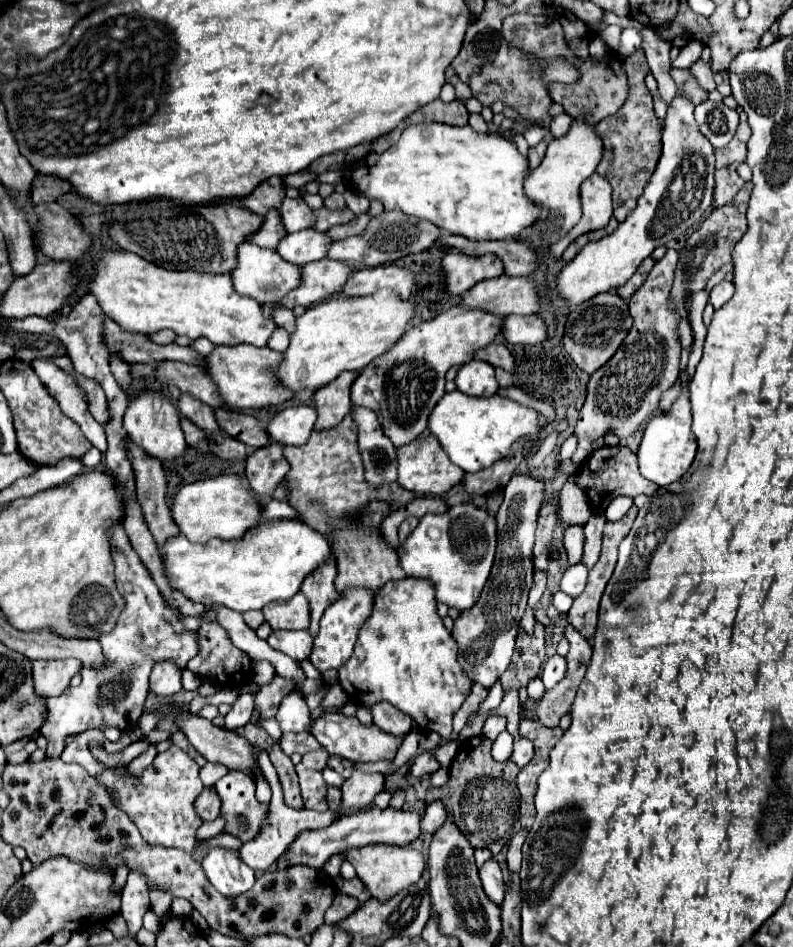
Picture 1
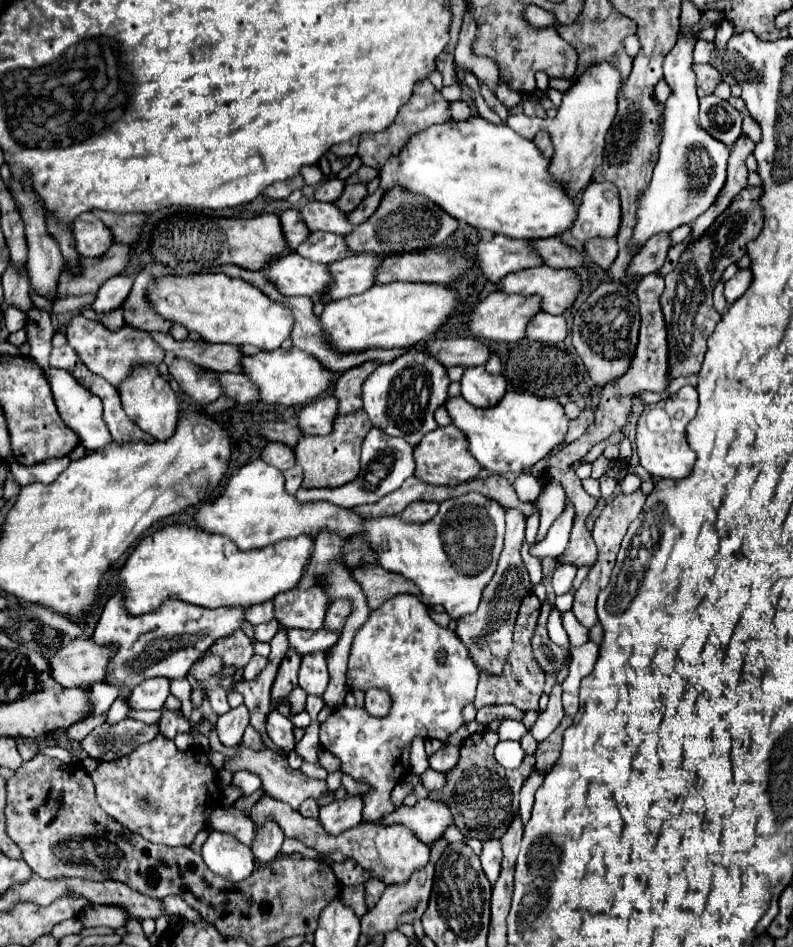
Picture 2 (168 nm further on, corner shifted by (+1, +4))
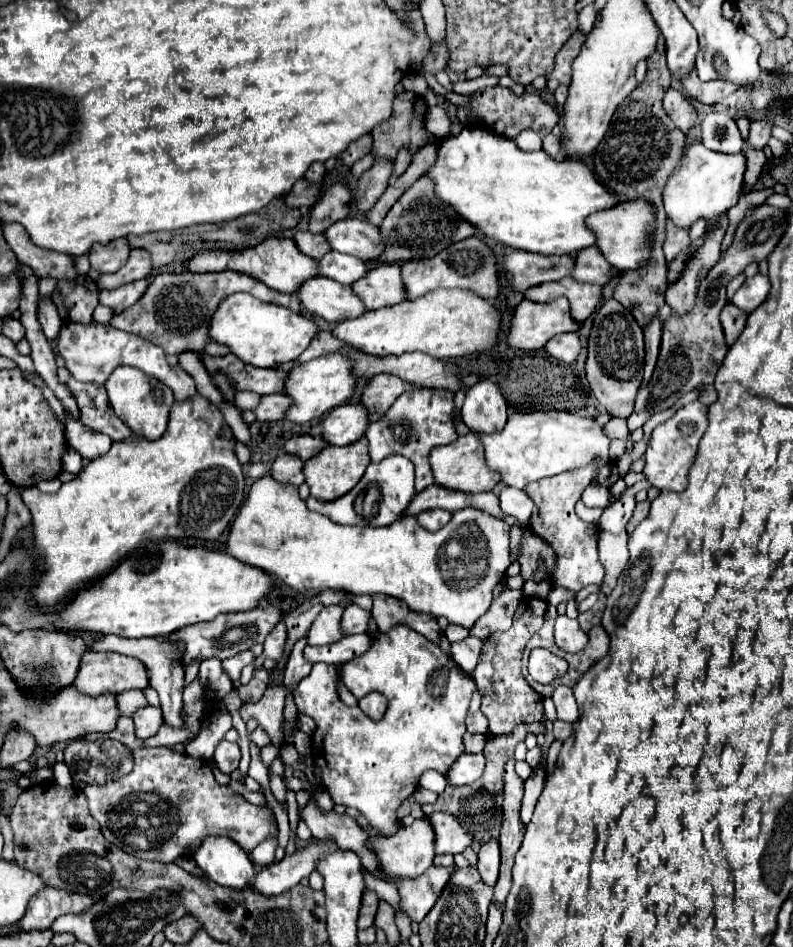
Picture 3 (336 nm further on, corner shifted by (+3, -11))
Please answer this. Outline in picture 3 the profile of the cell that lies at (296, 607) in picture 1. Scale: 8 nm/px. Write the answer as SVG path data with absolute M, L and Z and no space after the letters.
M330 605L326 609L320 611L320 615L316 617L312 629L308 631L308 645L328 645L328 643L336 643L342 635L342 605Z

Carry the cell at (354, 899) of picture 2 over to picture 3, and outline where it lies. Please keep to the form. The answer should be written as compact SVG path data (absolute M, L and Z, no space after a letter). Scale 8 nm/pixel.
M368 889L364 893L364 899L362 899L360 917L358 917L358 929L366 929L366 927L372 927L374 925L374 917L376 917L376 911L378 911L378 903L380 903L380 897L376 895L376 891Z

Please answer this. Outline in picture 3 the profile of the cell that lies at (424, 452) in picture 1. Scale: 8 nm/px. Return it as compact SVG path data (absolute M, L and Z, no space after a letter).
M474 433L458 437L450 445L442 445L442 447L432 449L430 465L434 471L434 481L446 489L464 491L464 493L480 493L480 491L492 491L494 485L500 483L498 471L490 471L490 467L486 467L482 441Z

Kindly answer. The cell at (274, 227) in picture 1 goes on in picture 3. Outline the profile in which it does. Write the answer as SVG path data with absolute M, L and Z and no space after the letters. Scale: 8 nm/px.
M296 231L294 241L304 255L308 255L316 261L322 259L322 255L326 255L326 251L330 251L330 245L328 245L328 239L324 233L312 235L310 231Z

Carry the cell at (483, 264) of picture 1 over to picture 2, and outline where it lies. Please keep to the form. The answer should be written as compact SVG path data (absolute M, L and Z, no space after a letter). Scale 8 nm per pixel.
M494 236L488 242L478 242L474 248L484 278L496 282L510 272L540 266L542 260L528 248L526 242L528 240L514 240L508 236Z

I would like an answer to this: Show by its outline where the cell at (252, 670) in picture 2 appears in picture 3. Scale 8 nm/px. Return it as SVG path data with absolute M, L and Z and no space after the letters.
M280 621L274 631L266 637L263 642L263 651L260 656L255 659L255 669L263 666L266 659L280 661L284 657L284 645L286 645L286 625Z

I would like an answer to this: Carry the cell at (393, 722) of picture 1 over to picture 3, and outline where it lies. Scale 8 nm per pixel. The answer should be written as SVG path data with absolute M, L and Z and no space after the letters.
M370 693L358 701L358 707L374 721L380 721L386 711L386 697L382 693Z

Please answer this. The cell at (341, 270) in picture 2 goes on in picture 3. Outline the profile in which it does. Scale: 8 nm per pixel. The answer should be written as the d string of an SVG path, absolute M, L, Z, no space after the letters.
M382 263L370 269L364 279L352 285L352 289L366 303L366 309L382 309L408 299L400 277L400 265L396 263Z

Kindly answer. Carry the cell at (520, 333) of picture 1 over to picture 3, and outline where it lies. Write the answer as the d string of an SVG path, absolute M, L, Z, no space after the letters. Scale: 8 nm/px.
M562 333L562 335L556 335L554 339L548 341L546 351L548 351L554 359L558 359L558 361L572 363L572 361L576 361L576 357L578 357L580 351L582 351L580 335L578 335L578 333Z

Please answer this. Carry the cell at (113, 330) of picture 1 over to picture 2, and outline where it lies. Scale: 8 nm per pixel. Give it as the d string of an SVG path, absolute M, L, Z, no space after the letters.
M150 332L150 336L164 352L174 352L176 358L188 360L212 372L240 372L242 352L236 346L208 344L208 342L202 344L202 340L176 342L170 334L162 334L162 332Z

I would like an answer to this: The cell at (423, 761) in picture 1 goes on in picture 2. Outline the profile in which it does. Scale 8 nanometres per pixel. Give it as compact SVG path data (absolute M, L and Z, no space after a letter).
M444 746L444 748L440 748L438 752L434 752L428 758L430 768L434 768L438 772L448 772L458 762L458 750L460 750L458 746Z

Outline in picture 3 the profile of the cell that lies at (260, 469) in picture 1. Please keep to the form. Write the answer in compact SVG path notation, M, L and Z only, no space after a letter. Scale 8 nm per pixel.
M280 455L274 465L272 465L272 477L280 483L290 483L290 485L302 485L304 483L304 473L302 473L304 463L296 459L296 455Z

